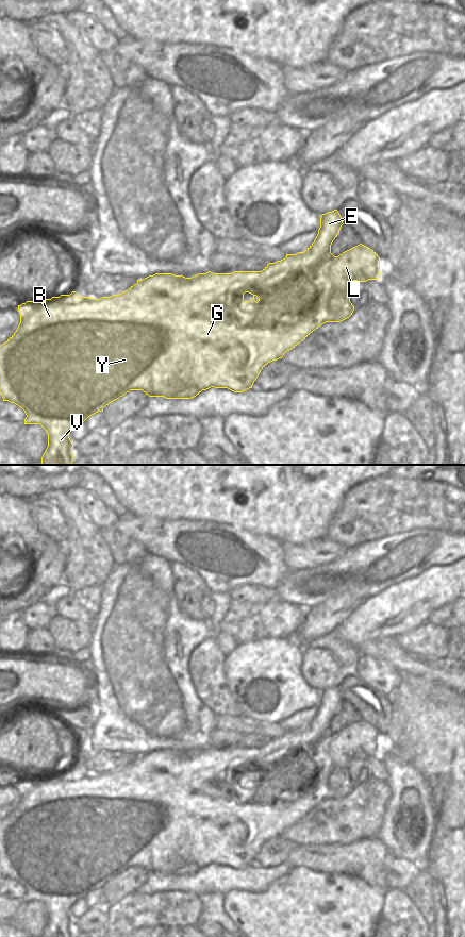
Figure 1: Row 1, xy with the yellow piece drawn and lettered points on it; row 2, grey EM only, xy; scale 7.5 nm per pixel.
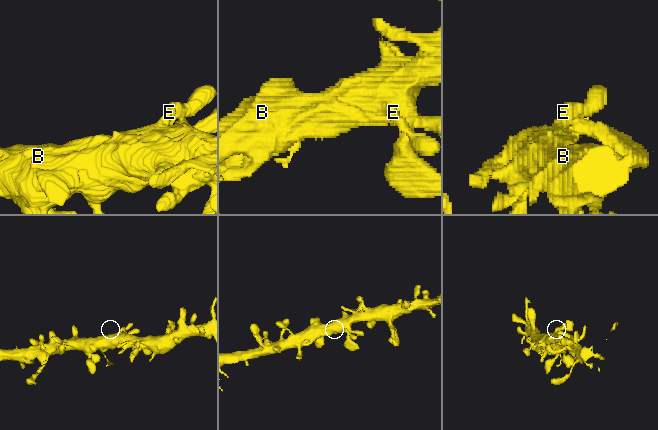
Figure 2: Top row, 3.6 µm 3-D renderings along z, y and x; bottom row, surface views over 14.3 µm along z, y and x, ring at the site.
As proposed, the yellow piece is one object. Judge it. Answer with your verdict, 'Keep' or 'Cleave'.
Keep.

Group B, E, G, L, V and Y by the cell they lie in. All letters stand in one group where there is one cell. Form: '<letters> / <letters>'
B E G L V Y

